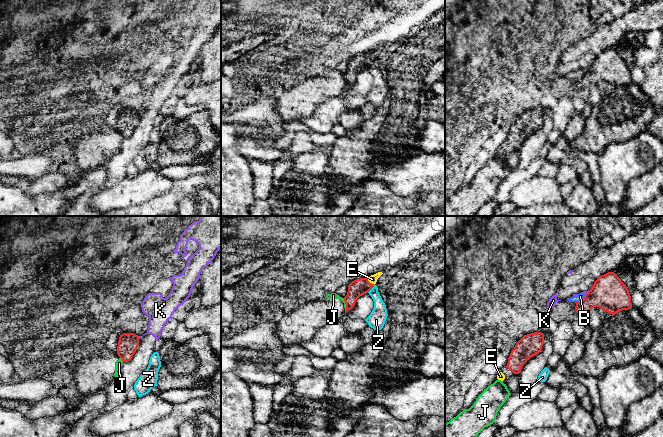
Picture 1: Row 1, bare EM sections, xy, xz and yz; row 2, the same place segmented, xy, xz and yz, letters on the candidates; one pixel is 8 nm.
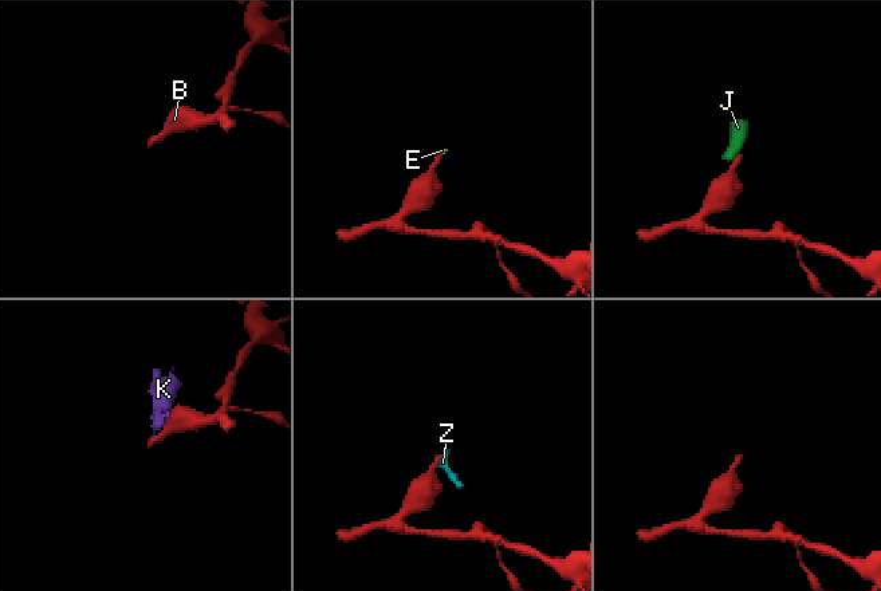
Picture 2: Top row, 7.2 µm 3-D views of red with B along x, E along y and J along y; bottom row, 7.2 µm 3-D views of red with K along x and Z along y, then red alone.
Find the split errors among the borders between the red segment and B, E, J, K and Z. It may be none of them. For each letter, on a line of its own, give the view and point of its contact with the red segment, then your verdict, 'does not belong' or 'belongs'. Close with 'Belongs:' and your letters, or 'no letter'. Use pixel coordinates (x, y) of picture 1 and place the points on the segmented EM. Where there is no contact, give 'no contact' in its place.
B: contact yz (580, 301); does not belong
E: contact xz (369, 282); belongs
J: contact xz (345, 303); does not belong
K: contact yz (587, 293); does not belong
Z: contact xz (370, 289); does not belong
Belongs: E

